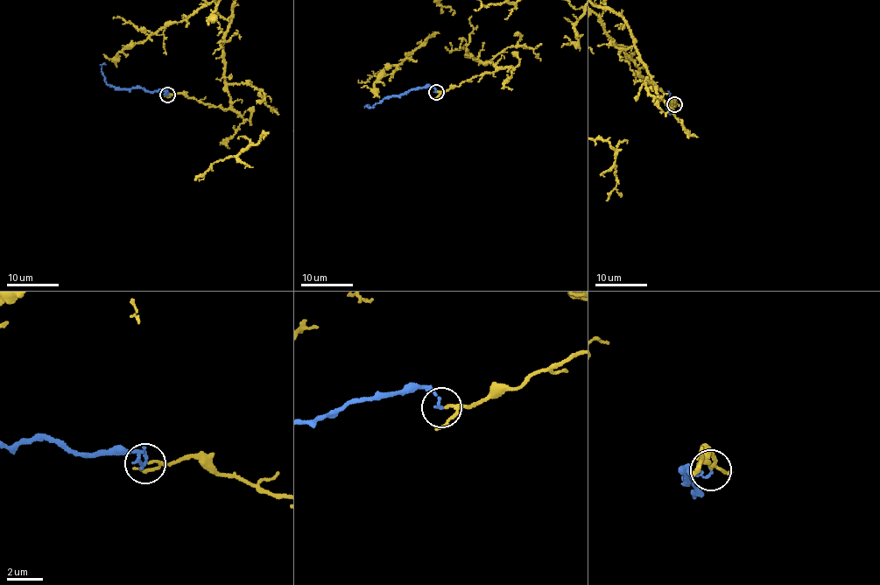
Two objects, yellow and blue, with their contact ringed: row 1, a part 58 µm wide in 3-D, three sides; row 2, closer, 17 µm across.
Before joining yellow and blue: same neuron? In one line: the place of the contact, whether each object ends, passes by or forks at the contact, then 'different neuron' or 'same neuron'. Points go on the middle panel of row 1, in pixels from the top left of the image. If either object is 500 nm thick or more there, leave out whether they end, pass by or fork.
place (436, 92); yellow passes by; blue ends; same neuron

